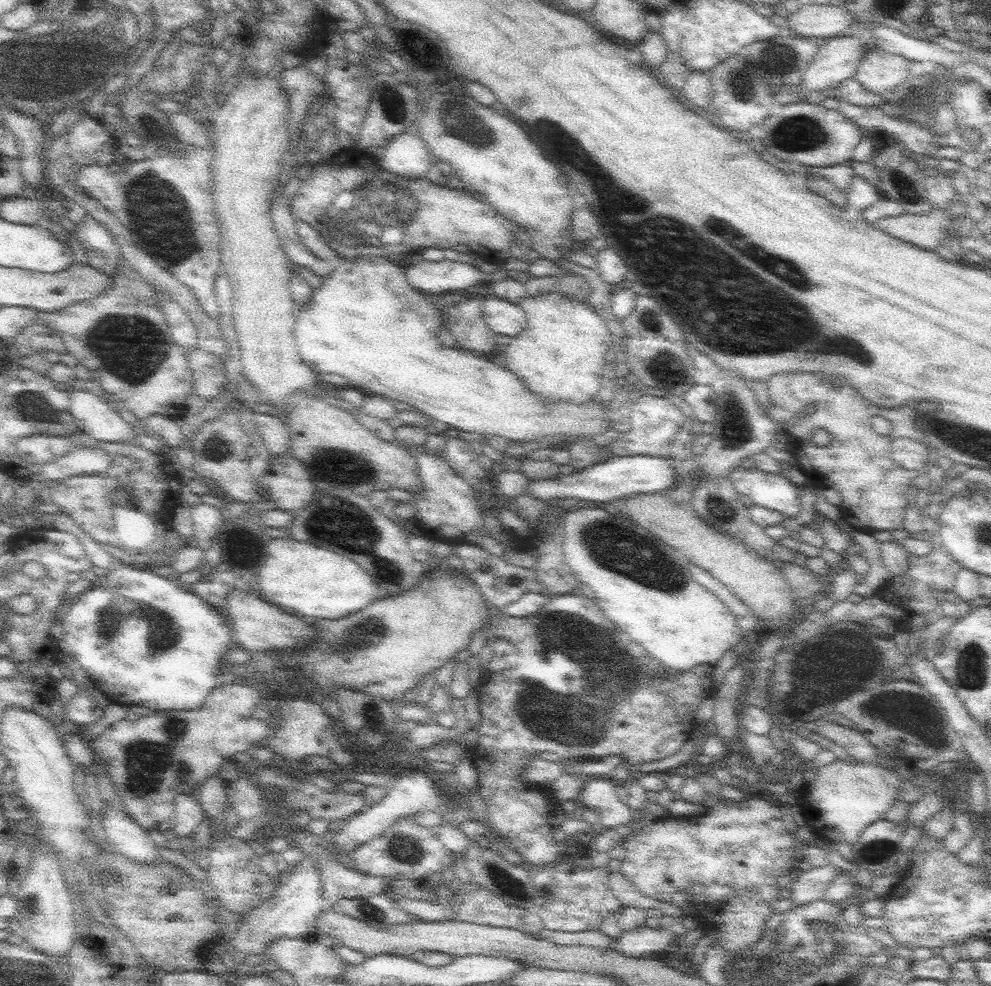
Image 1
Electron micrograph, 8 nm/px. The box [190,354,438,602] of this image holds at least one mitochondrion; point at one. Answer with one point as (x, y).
(348, 526)

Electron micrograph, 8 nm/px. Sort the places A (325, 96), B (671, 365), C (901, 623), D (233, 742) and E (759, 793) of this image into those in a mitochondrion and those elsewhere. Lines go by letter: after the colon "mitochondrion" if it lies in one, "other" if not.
A: other
B: mitochondrion
C: other
D: other
E: other

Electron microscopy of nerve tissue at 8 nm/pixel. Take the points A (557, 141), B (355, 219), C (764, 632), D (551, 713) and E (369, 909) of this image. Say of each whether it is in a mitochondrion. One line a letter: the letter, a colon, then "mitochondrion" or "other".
A: mitochondrion
B: mitochondrion
C: other
D: mitochondrion
E: mitochondrion

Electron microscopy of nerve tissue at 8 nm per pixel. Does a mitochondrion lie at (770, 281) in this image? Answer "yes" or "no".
yes

